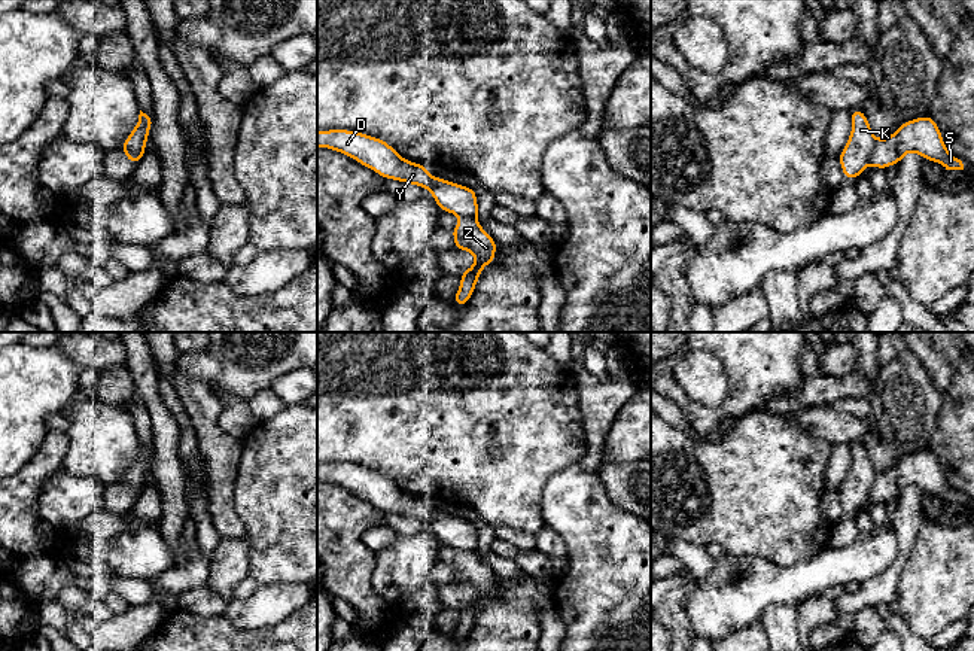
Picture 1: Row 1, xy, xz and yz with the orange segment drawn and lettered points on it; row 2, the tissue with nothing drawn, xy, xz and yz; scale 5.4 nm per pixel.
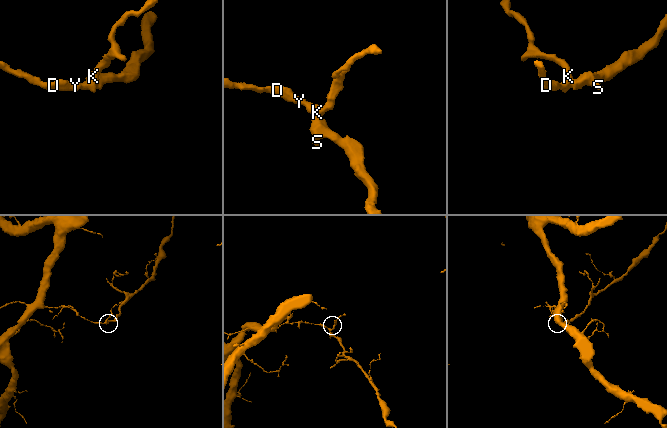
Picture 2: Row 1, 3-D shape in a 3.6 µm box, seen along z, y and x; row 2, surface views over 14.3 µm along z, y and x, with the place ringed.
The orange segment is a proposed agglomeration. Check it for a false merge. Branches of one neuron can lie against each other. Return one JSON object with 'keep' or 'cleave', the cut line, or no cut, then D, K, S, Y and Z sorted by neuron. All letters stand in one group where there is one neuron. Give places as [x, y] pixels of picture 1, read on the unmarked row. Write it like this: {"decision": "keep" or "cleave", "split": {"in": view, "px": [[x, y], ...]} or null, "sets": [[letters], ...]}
{"decision": "cleave", "split": {"in": "yz", "px": [[877, 474], [867, 495]]}, "sets": [["D", "K", "Y"], ["S", "Z"]]}

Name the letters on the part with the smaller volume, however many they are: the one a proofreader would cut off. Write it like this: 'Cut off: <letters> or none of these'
Cut off: S, Z

